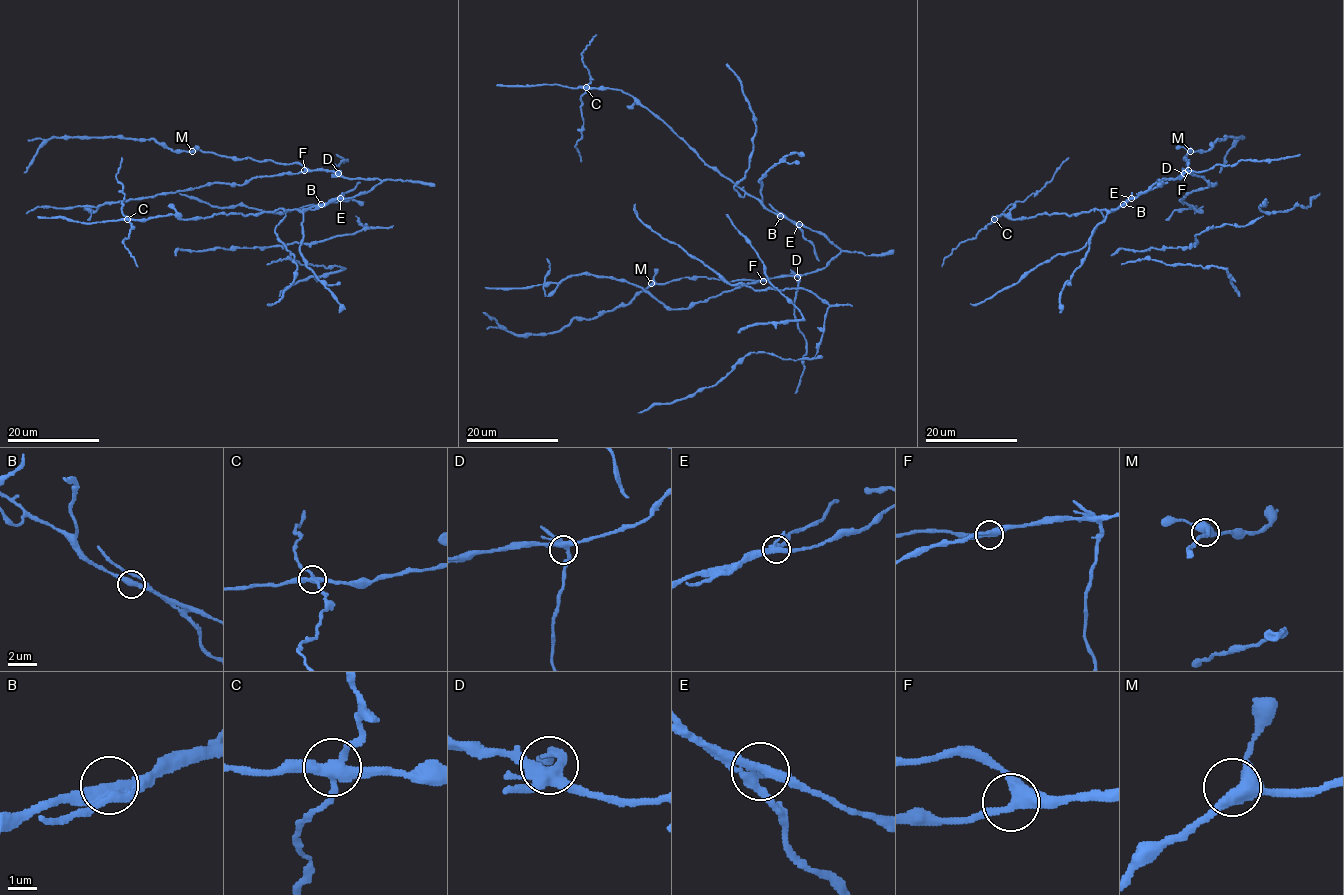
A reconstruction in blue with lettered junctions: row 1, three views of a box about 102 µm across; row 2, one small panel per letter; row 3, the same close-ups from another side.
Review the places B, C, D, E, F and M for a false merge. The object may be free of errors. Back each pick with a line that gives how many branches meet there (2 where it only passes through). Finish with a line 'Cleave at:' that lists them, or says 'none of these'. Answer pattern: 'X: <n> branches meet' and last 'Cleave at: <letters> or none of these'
C: 4 branches meet
Cleave at: C

